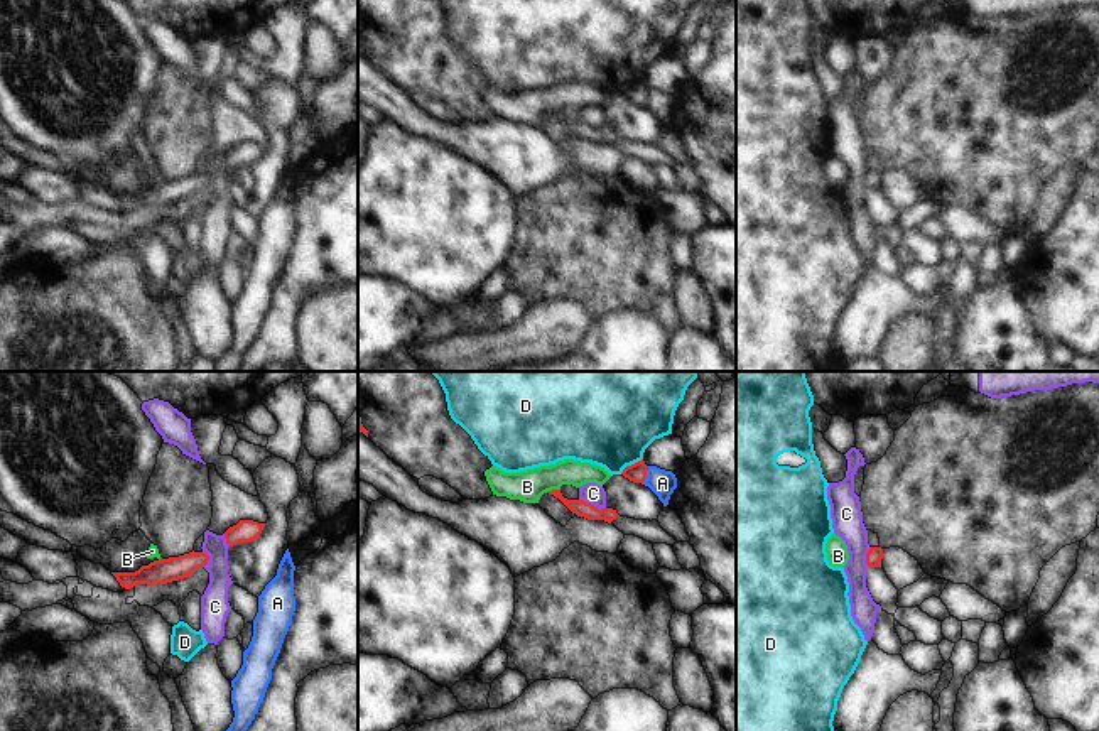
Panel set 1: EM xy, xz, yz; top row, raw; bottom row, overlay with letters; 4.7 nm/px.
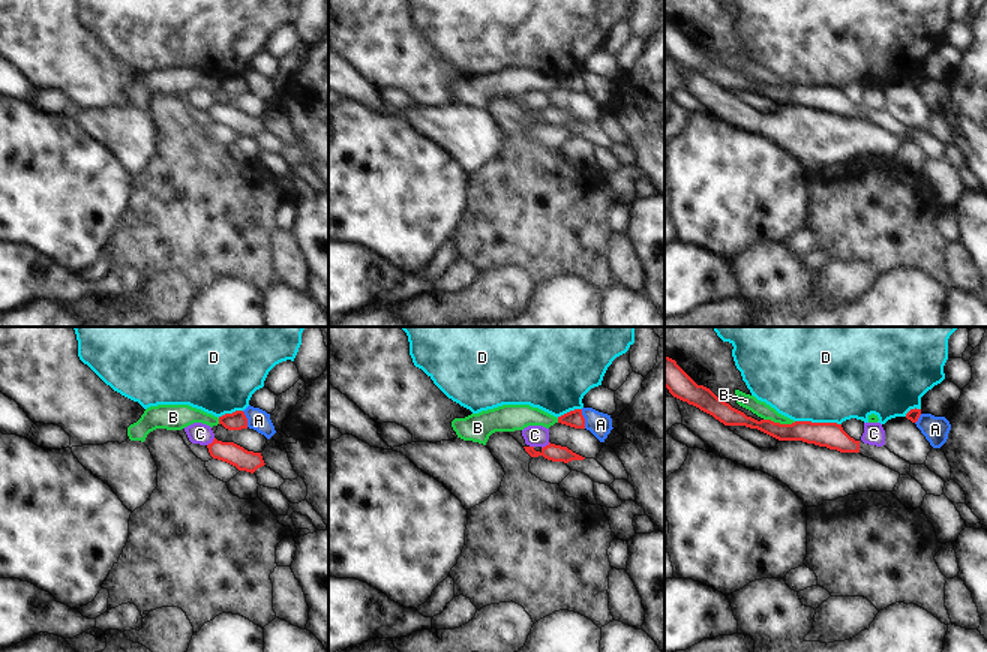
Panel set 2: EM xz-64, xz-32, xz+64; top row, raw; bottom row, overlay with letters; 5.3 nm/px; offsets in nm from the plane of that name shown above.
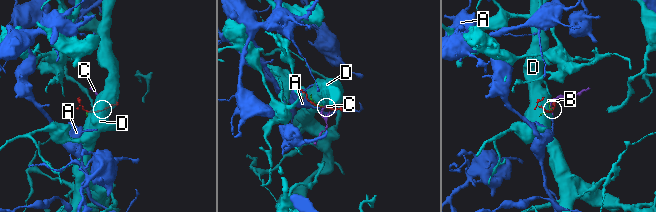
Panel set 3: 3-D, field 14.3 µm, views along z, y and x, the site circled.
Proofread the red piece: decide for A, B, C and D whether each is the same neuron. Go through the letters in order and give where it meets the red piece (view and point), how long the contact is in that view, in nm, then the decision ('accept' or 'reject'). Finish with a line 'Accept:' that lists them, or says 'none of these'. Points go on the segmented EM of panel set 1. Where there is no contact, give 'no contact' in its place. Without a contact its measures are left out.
A: meets red in xz at (645, 475); contact 90 nm long; reject
B: meets red in xz at (552, 490); contact 70 nm long; reject
C: meets red in xz at (593, 505); contact 140 nm long; reject
D: meets red in xz at (632, 465); contact 130 nm long; reject
Accept: none of these

